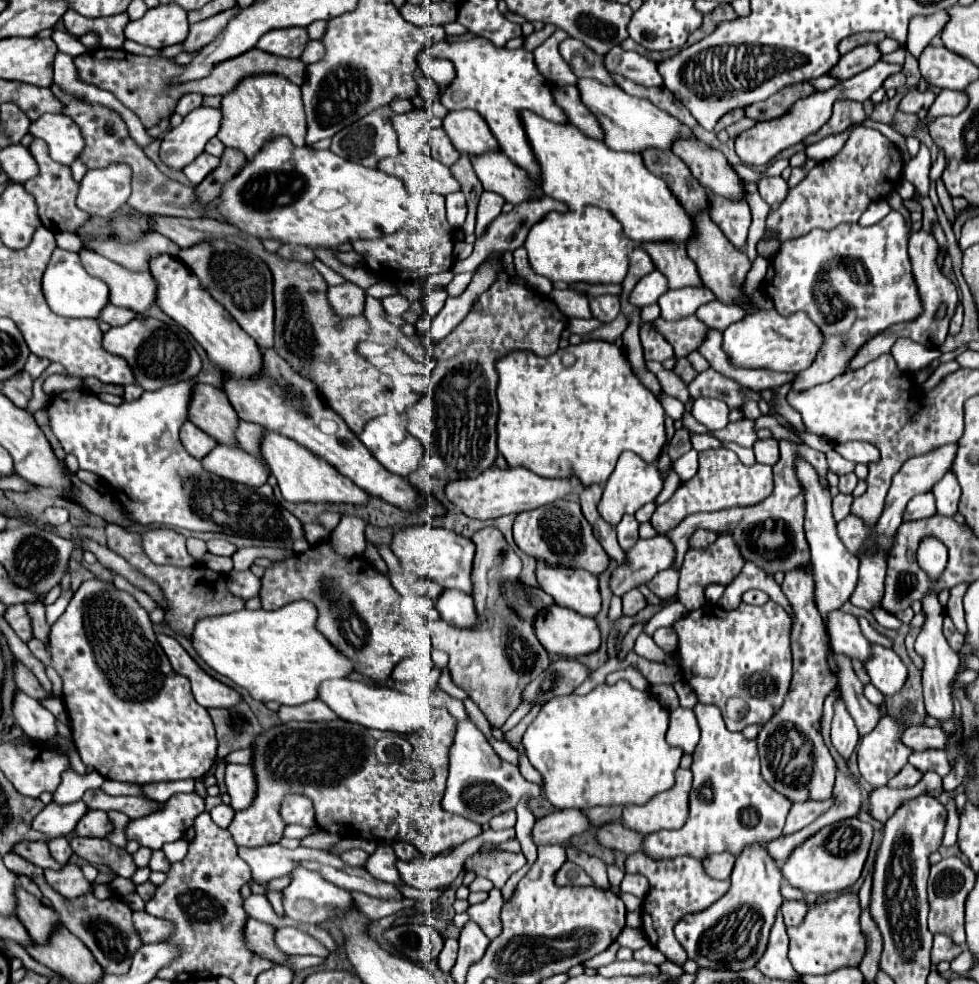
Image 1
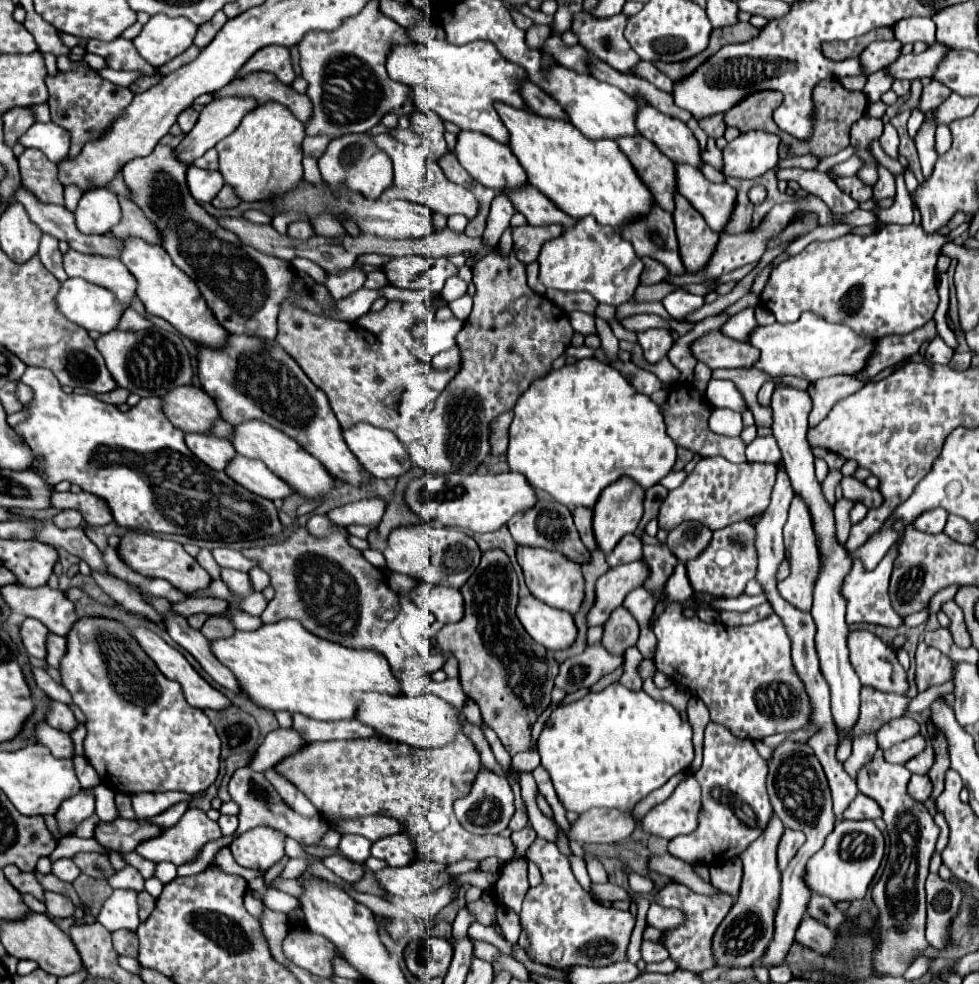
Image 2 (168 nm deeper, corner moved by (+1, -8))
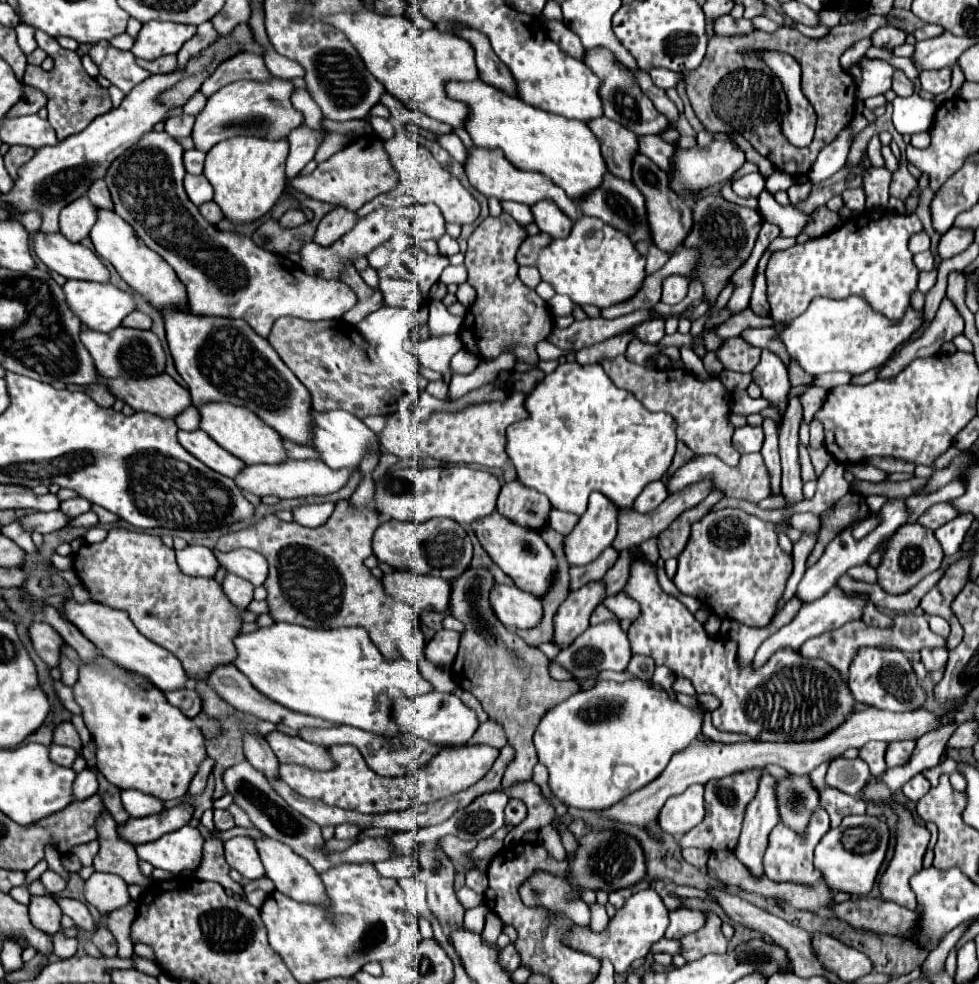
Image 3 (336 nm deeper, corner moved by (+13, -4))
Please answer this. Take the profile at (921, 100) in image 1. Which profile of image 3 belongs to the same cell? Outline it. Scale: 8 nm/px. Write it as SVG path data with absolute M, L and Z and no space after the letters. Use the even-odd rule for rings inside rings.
M938 69L938 71L922 71L920 73L920 89L938 95L948 91L950 87L950 75L952 69Z

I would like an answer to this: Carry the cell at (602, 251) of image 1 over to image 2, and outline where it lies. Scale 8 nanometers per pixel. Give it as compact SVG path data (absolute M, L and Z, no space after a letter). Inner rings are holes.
M594 217L580 219L576 227L568 227L566 233L544 243L538 263L540 263L540 283L544 283L546 287L566 293L586 291L598 303L614 307L632 301L644 269L644 263L634 253L632 243L622 239L618 229L604 227Z

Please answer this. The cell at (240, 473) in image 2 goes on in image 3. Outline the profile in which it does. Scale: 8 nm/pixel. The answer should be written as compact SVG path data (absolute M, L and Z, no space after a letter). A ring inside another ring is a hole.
M306 459L306 461L286 461L282 465L244 465L244 469L234 477L236 485L242 491L254 493L258 497L264 495L276 495L280 499L290 499L290 497L306 497L306 495L328 495L338 491L350 477L352 471L340 469L334 471L326 467L322 461Z

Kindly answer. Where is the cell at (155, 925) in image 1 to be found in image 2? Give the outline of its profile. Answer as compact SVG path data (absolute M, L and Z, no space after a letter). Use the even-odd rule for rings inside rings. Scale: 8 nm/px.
M116 931L112 933L112 943L118 955L138 957L138 935L132 931Z

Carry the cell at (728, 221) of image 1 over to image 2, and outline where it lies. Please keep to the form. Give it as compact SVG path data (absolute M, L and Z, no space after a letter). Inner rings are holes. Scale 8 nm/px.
M676 165L676 191L682 193L714 231L722 231L734 209L736 191L728 183L708 181L692 165Z

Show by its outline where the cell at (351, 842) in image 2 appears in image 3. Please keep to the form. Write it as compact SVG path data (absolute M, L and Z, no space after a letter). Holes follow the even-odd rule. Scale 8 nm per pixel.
M338 825L334 837L336 839L356 839L358 833L360 833L360 829L356 829L354 825Z

